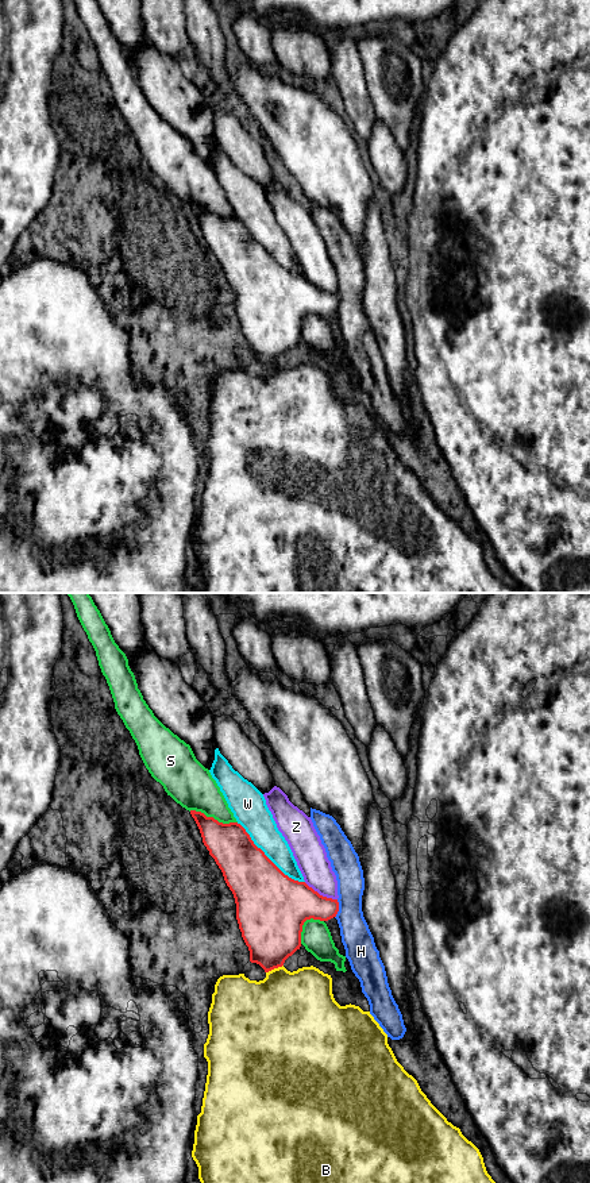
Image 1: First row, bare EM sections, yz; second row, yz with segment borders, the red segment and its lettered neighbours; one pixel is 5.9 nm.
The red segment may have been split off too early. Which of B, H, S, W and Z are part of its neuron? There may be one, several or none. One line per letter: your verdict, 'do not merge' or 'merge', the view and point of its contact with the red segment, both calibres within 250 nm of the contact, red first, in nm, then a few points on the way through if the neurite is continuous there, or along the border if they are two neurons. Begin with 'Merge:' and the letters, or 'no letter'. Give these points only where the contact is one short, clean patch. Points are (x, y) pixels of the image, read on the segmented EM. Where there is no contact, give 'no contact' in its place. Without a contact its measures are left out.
Merge: no letter
B: do not merge; meets red in yz at (274, 967); 360 nm thick on the red side, 440 nm on the other
H: do not merge; meets red in yz at (338, 909); 240 nm thick on the red side, 180 nm on the other; border along yz (338, 900), (338, 913), (335, 917)
S: do not merge; meets red in yz at (212, 817); 260 nm thick on the red side, 280 nm on the other
W: do not merge; meets red in yz at (267, 858); 380 nm thick on the red side, 180 nm on the other
Z: do not merge; meets red in yz at (319, 894); 360 nm thick on the red side, 190 nm on the other; border along yz (304, 882), (320, 894), (336, 900)

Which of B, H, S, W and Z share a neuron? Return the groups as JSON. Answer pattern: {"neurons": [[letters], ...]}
{"neurons": [["B"], ["H"], ["S"], ["W"], ["Z"]]}

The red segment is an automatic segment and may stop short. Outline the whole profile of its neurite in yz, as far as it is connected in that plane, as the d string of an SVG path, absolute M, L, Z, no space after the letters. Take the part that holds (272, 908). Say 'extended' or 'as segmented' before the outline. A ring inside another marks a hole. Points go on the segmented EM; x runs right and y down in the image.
as segmented; M190 810L203 843L223 872L224 880L234 894L236 903L236 920L242 937L250 951L250 962L259 964L265 972L282 967L285 960L301 947L302 925L306 920L328 921L339 912L338 899L320 895L305 882L298 882L285 875L251 840L246 829L238 822L223 824L201 812Z

